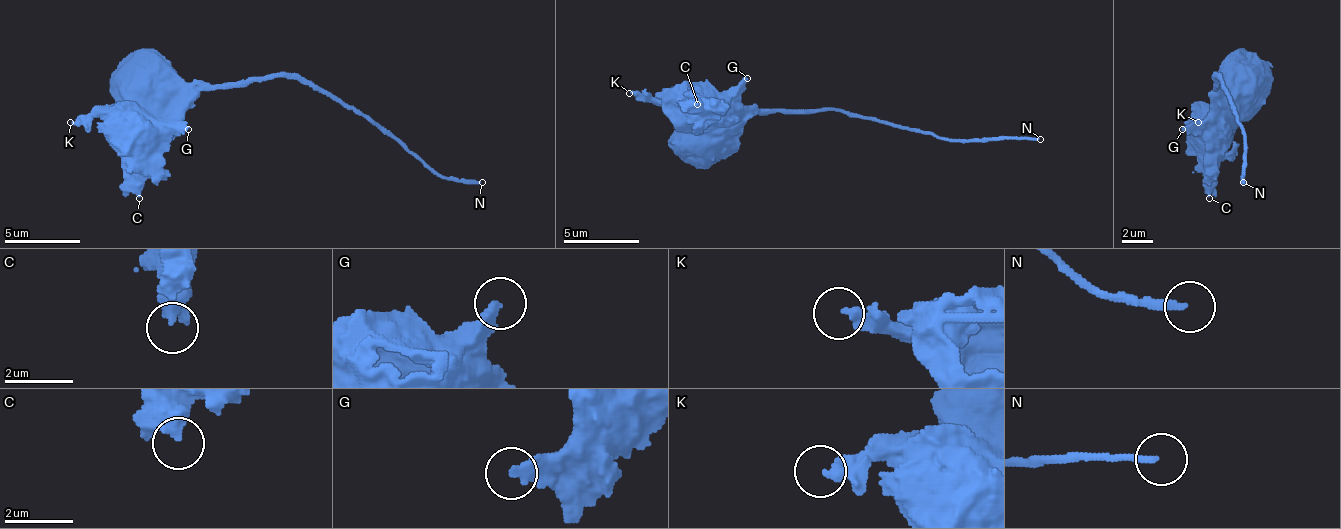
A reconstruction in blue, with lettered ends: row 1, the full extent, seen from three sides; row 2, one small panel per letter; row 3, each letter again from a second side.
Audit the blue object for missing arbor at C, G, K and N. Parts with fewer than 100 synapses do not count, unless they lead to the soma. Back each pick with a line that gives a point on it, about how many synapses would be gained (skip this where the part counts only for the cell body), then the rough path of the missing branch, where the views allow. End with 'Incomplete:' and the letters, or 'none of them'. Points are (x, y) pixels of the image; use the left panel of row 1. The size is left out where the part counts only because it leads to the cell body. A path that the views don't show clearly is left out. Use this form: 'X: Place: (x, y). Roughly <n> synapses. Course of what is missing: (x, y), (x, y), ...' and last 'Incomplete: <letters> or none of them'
N: Place: (482, 182). Roughly 550 synapses
Incomplete: N

